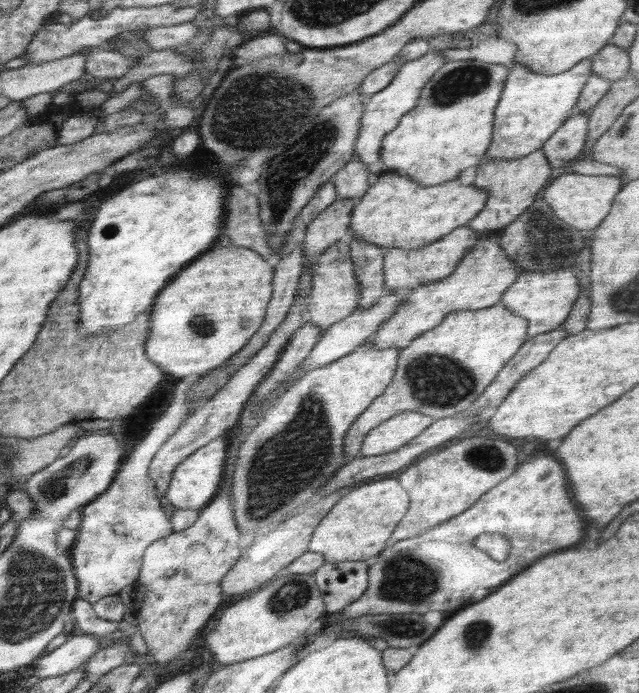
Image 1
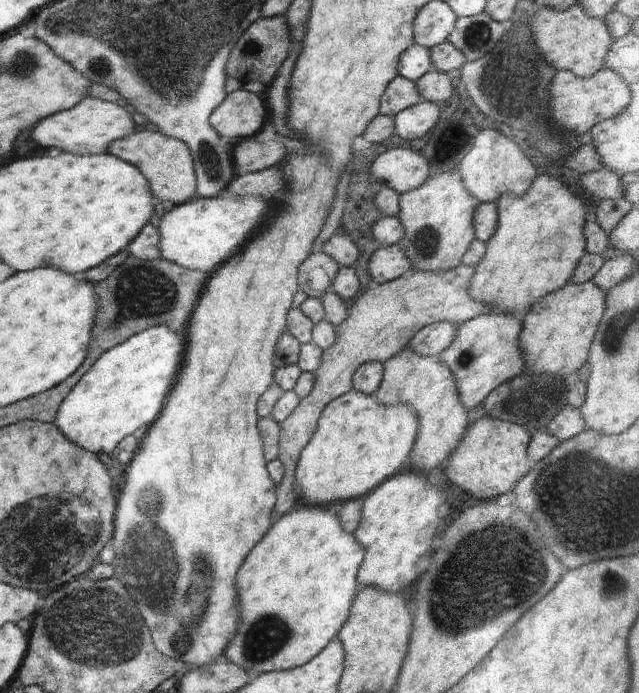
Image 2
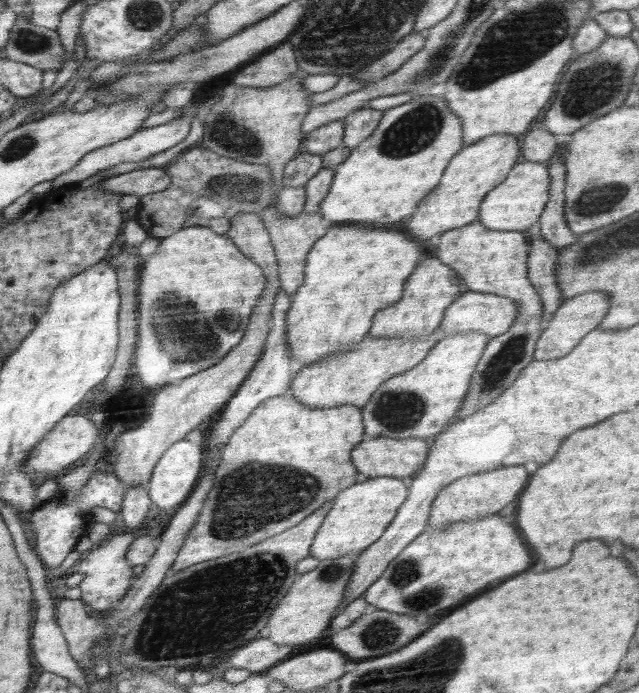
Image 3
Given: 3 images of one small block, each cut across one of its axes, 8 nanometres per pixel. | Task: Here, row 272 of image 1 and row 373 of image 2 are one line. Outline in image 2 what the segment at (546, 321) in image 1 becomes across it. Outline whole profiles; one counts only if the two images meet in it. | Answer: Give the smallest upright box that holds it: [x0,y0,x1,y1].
[519,280,605,381]

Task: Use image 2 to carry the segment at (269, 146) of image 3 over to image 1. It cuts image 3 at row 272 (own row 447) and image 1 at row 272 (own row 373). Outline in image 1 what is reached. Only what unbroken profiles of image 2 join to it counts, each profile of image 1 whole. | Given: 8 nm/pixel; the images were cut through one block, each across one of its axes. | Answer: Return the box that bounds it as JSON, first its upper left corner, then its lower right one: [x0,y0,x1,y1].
[306,239,360,332]

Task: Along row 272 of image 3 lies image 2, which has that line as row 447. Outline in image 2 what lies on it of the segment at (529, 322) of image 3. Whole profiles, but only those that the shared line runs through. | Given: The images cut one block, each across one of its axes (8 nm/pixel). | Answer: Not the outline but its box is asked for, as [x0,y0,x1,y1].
[444,414,535,501]

